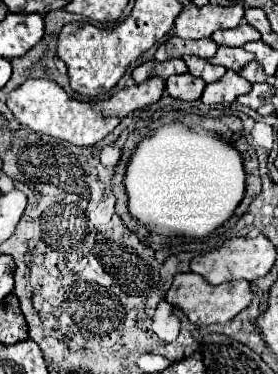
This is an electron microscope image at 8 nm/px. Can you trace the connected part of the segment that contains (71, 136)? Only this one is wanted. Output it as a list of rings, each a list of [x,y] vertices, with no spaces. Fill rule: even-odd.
[[[151,77],[141,85],[123,87],[109,99],[103,99],[97,103],[85,103],[85,101],[71,99],[51,79],[29,79],[7,95],[7,107],[11,109],[11,113],[21,125],[33,129],[35,133],[43,133],[43,135],[49,135],[61,141],[69,141],[77,147],[91,147],[97,141],[101,141],[105,135],[109,135],[119,125],[119,121],[131,111],[157,103],[161,99],[163,89],[165,89],[165,81],[161,77]]]

